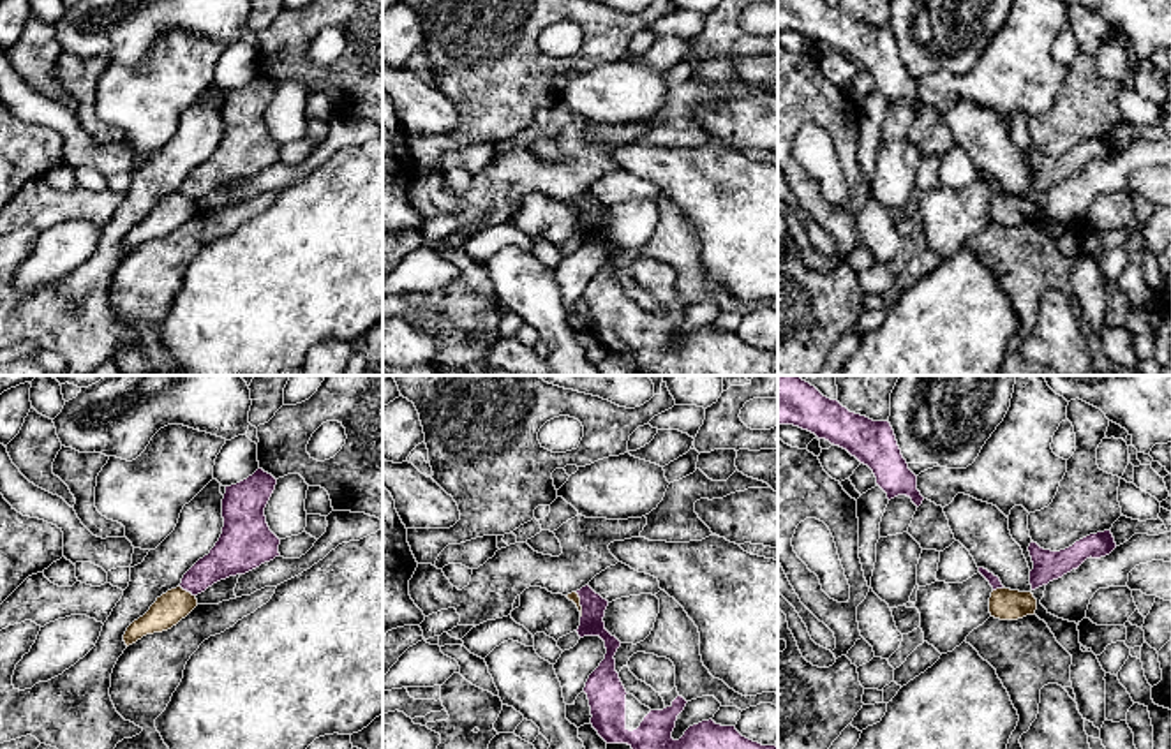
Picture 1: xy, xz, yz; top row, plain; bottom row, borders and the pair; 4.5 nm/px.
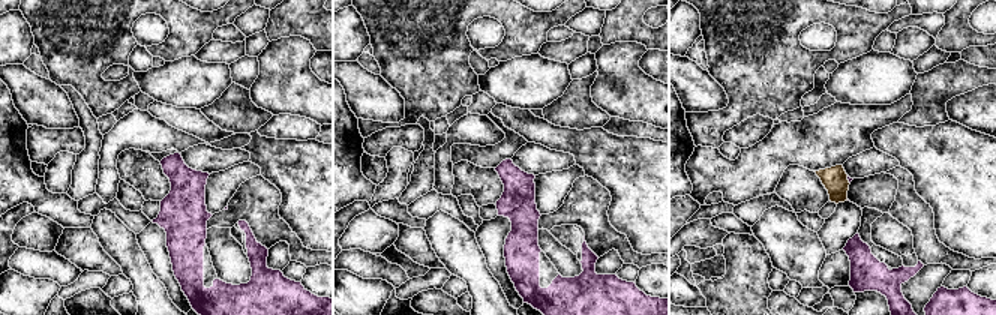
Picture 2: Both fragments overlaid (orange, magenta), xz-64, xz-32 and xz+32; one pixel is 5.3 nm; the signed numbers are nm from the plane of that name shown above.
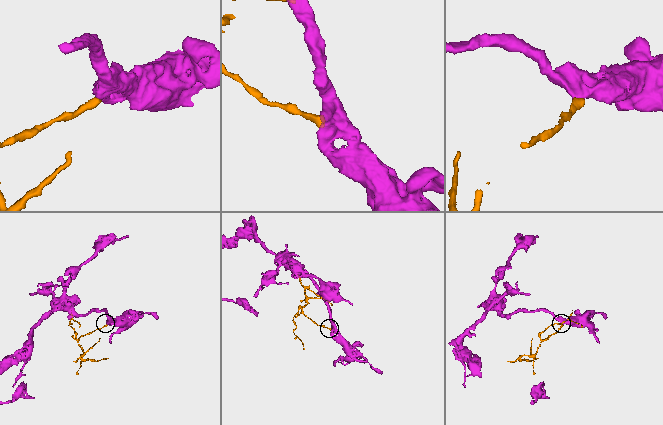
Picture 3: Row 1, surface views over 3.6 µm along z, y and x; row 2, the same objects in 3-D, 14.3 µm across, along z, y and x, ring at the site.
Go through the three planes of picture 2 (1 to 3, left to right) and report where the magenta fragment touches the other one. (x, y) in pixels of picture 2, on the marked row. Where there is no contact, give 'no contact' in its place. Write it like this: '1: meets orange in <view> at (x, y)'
1: no contact
2: no contact
3: meets orange in xz+32 at (848, 180)

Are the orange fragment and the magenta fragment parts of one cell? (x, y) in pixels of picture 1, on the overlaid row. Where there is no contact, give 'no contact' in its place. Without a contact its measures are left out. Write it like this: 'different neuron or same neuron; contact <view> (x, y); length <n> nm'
different neuron; contact xy (186, 591); length 90 nm

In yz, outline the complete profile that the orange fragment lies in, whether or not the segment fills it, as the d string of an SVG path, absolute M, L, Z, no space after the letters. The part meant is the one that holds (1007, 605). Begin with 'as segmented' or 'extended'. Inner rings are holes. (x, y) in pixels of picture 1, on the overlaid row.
as segmented; M996 589L989 597L989 613L1000 620L1018 620L1033 615L1037 599L1032 592L1019 592L1011 589Z

